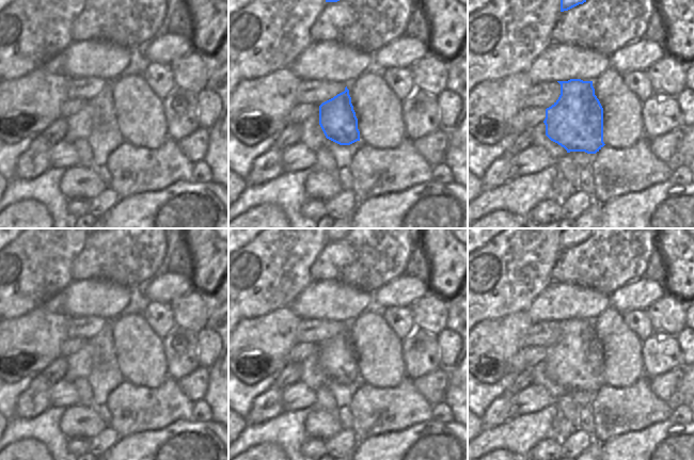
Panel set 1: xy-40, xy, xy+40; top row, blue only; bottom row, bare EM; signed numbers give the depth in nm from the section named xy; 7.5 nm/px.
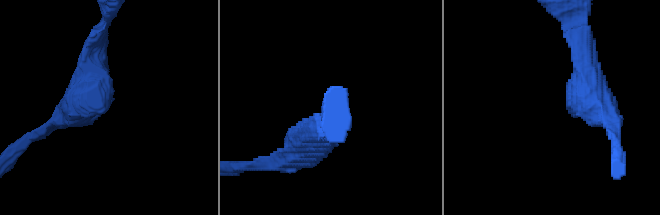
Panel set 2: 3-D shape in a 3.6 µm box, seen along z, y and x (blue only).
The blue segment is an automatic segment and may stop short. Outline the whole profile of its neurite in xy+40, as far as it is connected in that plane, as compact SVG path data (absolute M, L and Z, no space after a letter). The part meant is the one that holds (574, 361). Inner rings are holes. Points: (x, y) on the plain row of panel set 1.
M570 318L557 320L561 323L558 338L546 348L546 375L564 386L567 392L585 391L596 393L605 383L603 381L603 347L595 334L593 320Z

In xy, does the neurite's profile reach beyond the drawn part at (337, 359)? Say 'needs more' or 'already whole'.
already whole

